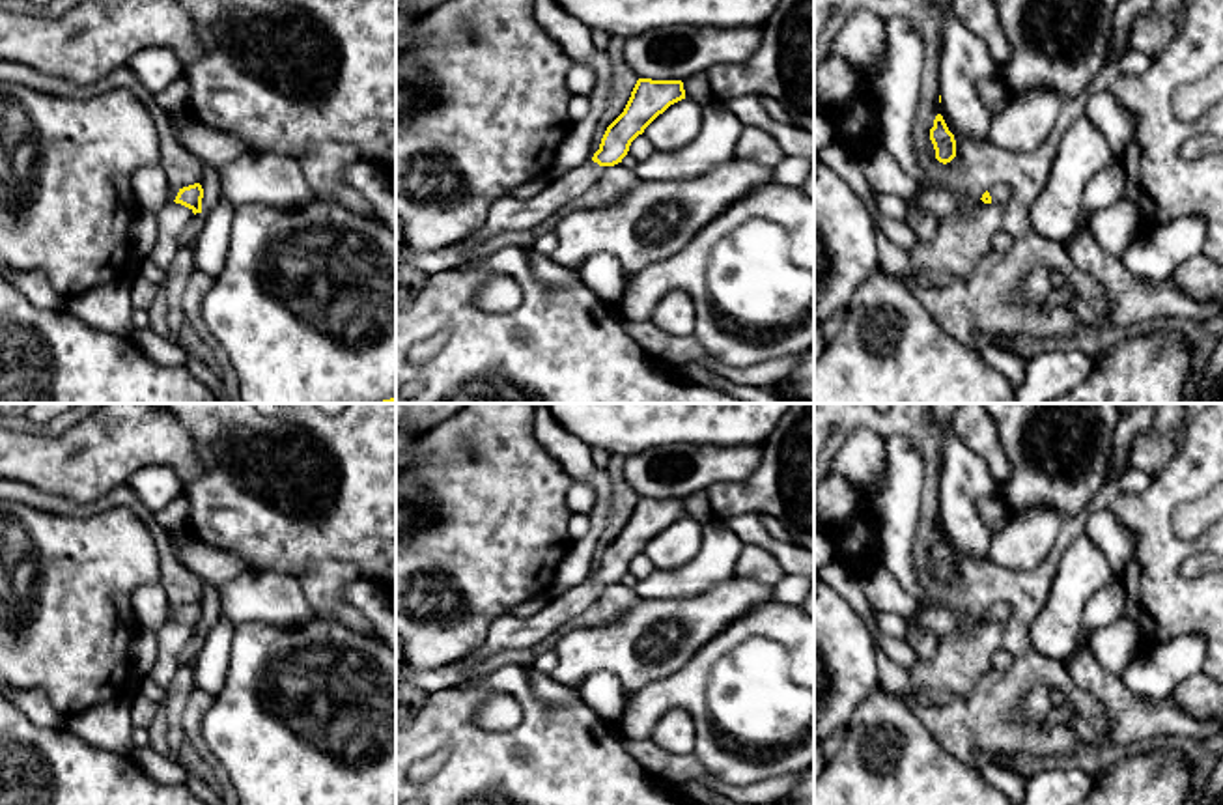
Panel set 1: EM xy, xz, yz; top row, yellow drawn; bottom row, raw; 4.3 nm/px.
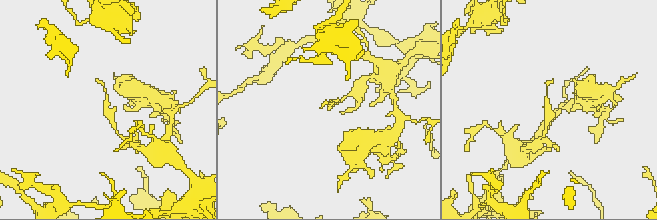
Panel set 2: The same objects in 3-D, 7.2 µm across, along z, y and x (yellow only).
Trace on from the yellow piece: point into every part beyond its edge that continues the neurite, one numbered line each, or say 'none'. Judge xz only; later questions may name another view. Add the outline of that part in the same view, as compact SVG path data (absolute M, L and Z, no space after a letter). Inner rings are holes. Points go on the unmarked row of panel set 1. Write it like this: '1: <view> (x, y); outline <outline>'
1: xz (508, 632); outline M592 577L569 588L568 592L551 598L551 601L532 616L521 618L515 614L499 616L485 635L478 650L461 657L459 665L476 665L502 650L530 650L558 626L584 613L599 596L603 585Z

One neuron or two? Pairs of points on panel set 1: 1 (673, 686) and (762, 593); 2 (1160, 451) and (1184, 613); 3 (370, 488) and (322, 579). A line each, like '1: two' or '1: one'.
1: two
2: two
3: two

